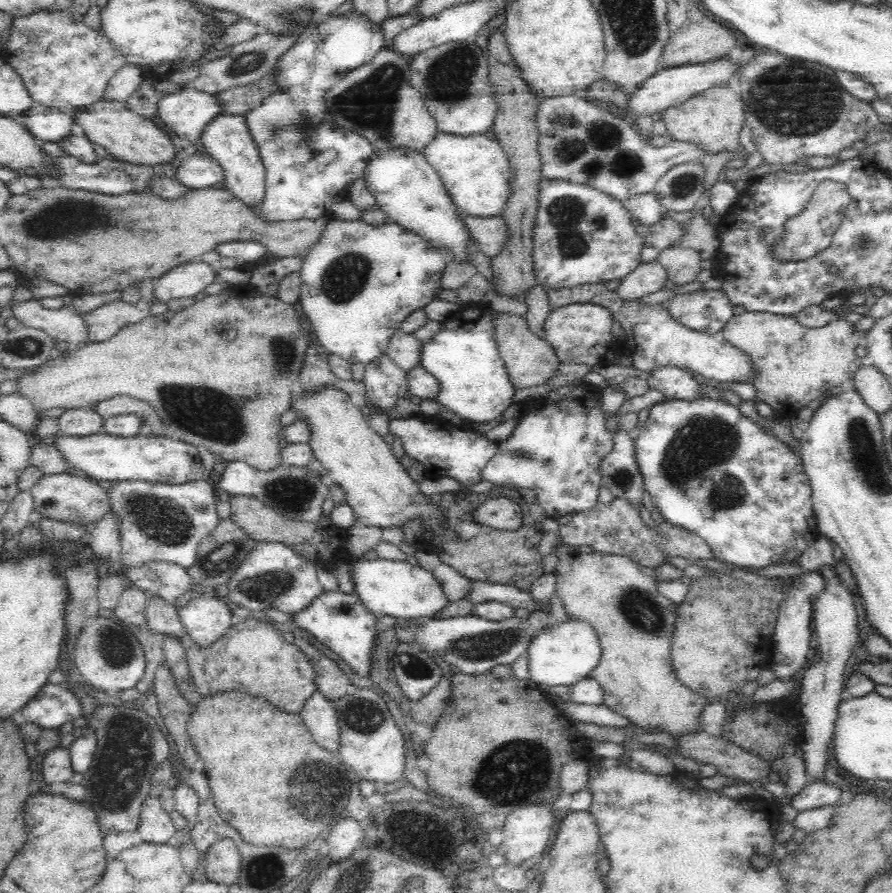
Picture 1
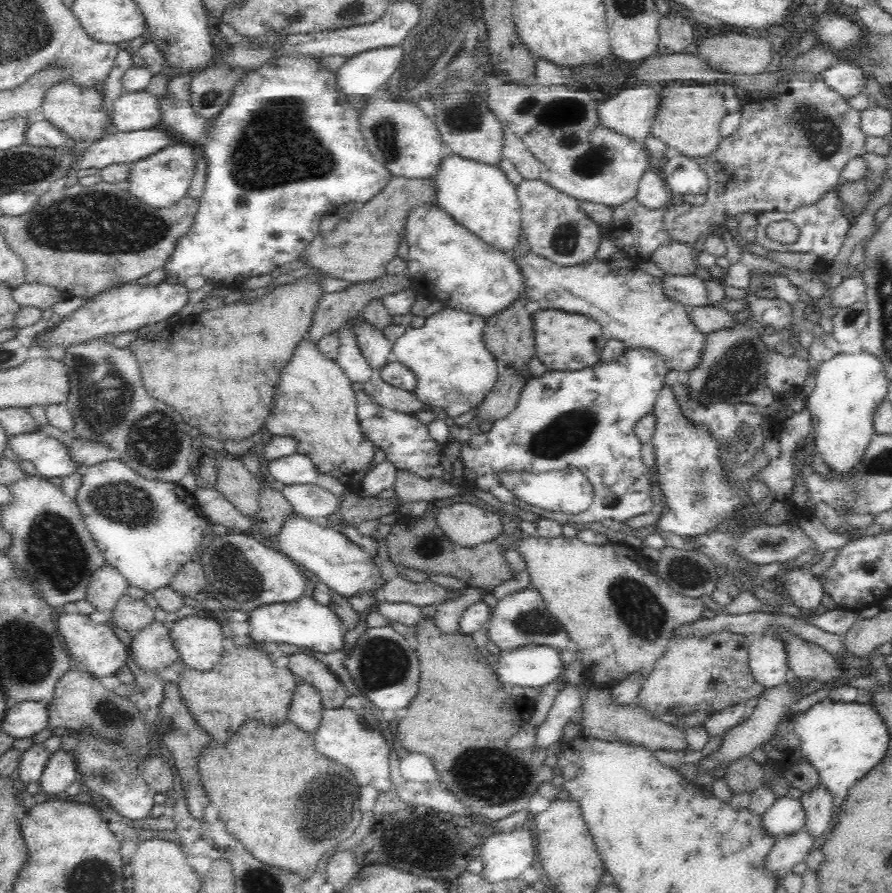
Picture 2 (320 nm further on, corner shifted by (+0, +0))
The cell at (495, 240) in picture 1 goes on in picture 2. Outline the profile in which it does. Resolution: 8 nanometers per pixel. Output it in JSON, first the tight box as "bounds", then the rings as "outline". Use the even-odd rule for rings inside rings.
{"bounds":[515,252,705,373],"outline":[[[530,252],[530,254],[526,254],[526,256],[522,256],[515,261],[524,275],[524,296],[530,300],[536,300],[540,308],[592,317],[600,324],[602,333],[607,340],[622,341],[626,348],[630,349],[637,347],[650,349],[666,361],[668,371],[676,370],[684,373],[694,369],[699,364],[705,344],[705,335],[698,332],[698,329],[690,320],[688,307],[672,300],[665,293],[662,277],[655,277],[638,269],[637,265],[640,262],[648,262],[651,259],[651,256],[644,258],[644,260],[632,258],[632,267],[626,268],[610,267],[604,260],[574,264],[574,266],[562,266]]]}

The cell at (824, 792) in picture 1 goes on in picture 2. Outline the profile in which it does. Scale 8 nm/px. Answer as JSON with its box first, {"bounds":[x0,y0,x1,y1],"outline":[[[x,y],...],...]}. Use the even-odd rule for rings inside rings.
{"bounds":[761,795,806,840],"outline":[[[786,795],[776,799],[768,812],[761,816],[761,822],[767,834],[778,840],[800,832],[806,818],[801,801]]]}

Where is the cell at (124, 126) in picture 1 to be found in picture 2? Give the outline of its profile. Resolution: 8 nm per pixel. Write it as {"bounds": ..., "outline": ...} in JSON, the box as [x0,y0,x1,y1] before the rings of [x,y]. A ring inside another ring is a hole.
{"bounds":[40,79,110,145],"outline":[[[69,79],[57,82],[52,88],[46,90],[40,105],[44,119],[75,141],[89,142],[91,145],[107,134],[106,127],[110,124],[110,116],[108,116],[108,111],[104,109],[102,93],[94,88],[80,86]]]}

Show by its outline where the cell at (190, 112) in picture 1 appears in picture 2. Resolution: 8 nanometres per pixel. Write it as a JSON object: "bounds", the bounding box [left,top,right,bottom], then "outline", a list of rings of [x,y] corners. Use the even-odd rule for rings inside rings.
{"bounds":[111,91,160,132],"outline":[[[146,91],[126,92],[114,100],[111,122],[119,132],[160,127],[158,96]]]}

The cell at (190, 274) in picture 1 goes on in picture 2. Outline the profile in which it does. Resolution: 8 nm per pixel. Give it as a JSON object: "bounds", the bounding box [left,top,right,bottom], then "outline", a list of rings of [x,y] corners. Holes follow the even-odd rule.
{"bounds":[29,280,188,350],"outline":[[[165,280],[154,285],[137,284],[136,281],[116,284],[110,288],[85,299],[82,305],[72,314],[57,319],[53,328],[47,329],[29,348],[44,348],[51,350],[52,347],[61,347],[64,350],[74,348],[78,344],[105,340],[106,336],[116,336],[122,332],[134,332],[151,324],[167,320],[186,306],[188,289],[182,281],[179,284],[168,284]]]}

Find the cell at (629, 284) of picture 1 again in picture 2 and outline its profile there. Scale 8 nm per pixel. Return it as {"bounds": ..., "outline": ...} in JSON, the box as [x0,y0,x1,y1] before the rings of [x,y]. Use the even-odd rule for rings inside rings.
{"bounds":[663,275,712,308],"outline":[[[664,275],[663,287],[672,300],[688,308],[712,304],[708,298],[705,281],[698,275]]]}

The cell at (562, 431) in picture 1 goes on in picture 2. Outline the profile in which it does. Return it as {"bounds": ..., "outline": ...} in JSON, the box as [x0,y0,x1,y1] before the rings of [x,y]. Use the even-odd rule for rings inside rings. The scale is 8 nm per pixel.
{"bounds":[460,347,668,522],"outline":[[[637,347],[634,349],[626,348],[624,353],[612,362],[599,361],[592,367],[582,368],[582,370],[547,370],[545,374],[540,377],[533,377],[527,381],[523,392],[520,394],[519,402],[516,404],[513,412],[510,412],[509,416],[495,420],[493,426],[489,432],[480,432],[480,434],[473,434],[471,440],[466,443],[462,443],[462,449],[460,453],[461,462],[464,465],[463,484],[468,487],[476,487],[482,490],[492,493],[498,500],[508,503],[511,510],[528,510],[535,516],[540,517],[540,508],[534,508],[534,506],[522,506],[522,501],[514,497],[512,491],[506,486],[501,485],[500,476],[502,474],[514,474],[521,472],[528,472],[529,474],[540,474],[540,472],[554,472],[554,470],[568,470],[568,468],[576,468],[580,470],[586,479],[592,485],[594,489],[593,501],[591,505],[584,511],[579,512],[578,516],[568,516],[566,520],[570,522],[600,522],[604,518],[612,518],[614,521],[624,522],[628,518],[638,516],[639,514],[646,514],[652,510],[654,506],[653,496],[651,495],[651,483],[650,476],[654,473],[652,467],[647,467],[643,462],[640,450],[642,448],[641,440],[635,435],[636,423],[645,415],[648,415],[654,410],[657,396],[662,386],[664,386],[664,378],[667,376],[668,367],[666,367],[666,361],[660,357],[657,353],[650,351],[650,349],[644,349]]]}

